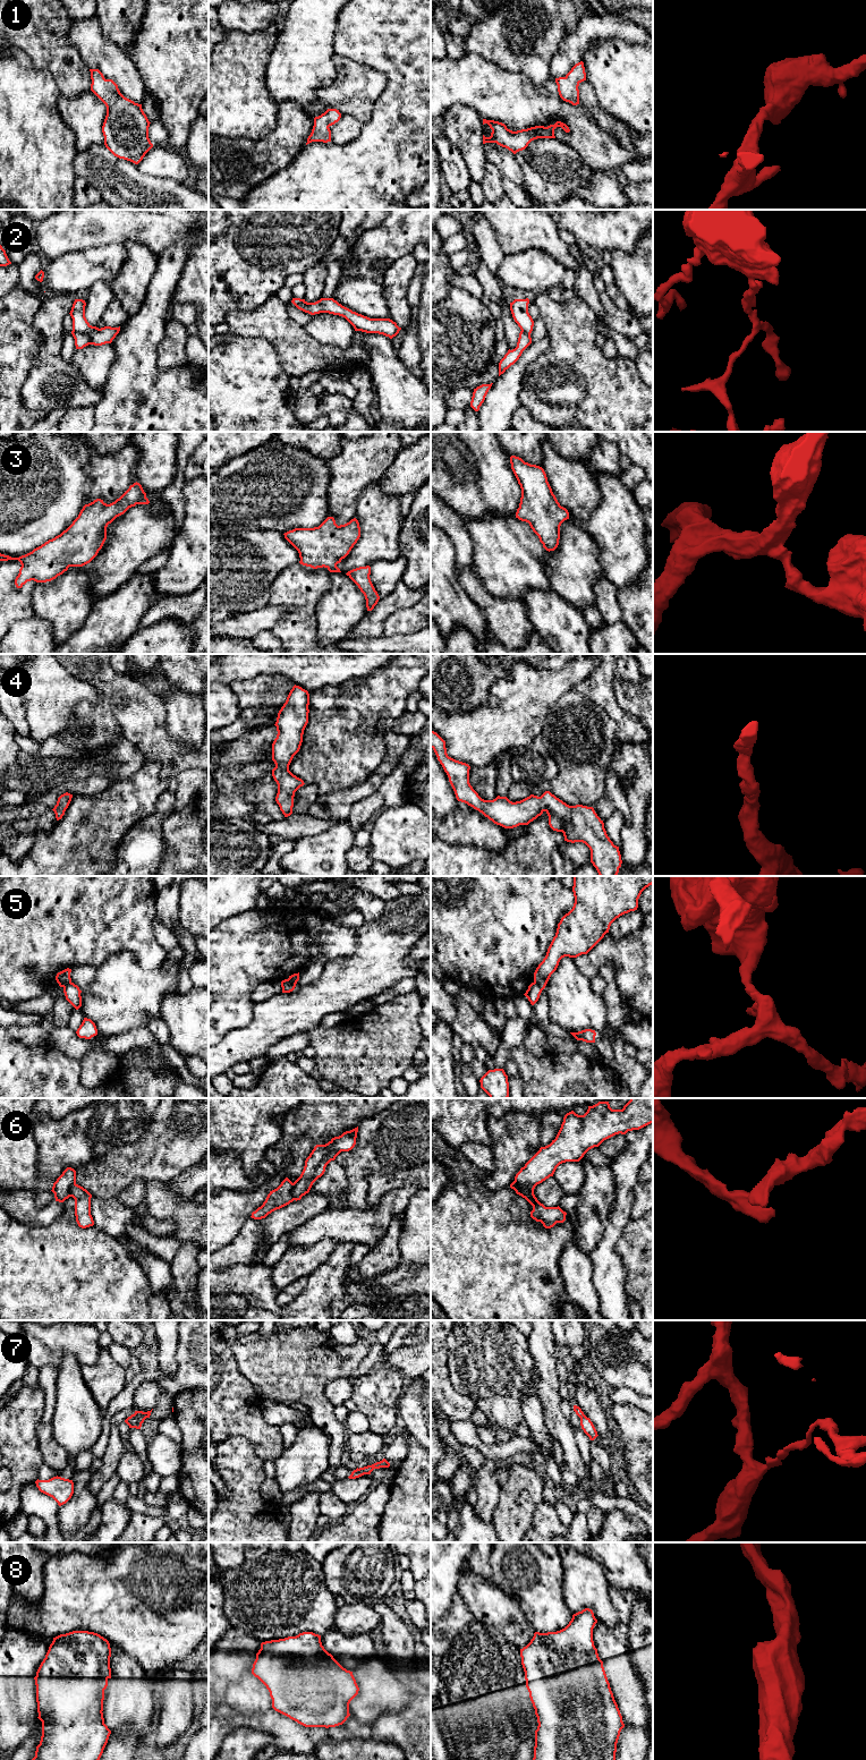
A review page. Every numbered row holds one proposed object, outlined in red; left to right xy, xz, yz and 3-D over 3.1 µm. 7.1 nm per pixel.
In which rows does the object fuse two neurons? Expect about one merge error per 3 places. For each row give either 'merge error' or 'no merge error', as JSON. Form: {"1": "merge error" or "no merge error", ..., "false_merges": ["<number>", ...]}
{"1": "no merge error", "2": "merge error", "3": "no merge error", "4": "no merge error", "5": "merge error", "6": "merge error", "7": "merge error", "8": "no merge error", "false_merges": ["2", "5", "6", "7"]}

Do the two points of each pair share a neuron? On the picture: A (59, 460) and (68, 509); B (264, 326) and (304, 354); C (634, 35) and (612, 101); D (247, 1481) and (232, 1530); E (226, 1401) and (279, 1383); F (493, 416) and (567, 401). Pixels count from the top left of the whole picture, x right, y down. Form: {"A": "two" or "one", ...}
{"A": "one", "B": "one", "C": "two", "D": "one", "E": "two", "F": "two"}

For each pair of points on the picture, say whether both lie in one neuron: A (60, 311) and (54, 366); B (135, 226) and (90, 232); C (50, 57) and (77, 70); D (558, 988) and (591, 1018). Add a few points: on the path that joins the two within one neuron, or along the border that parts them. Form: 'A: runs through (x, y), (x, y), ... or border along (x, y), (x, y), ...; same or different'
A: runs through (52, 324), (52, 353); same
B: runs through (124, 226), (101, 226); same
C: runs through (57, 57), (70, 69); same
D: runs through (566, 994), (583, 1010); same

